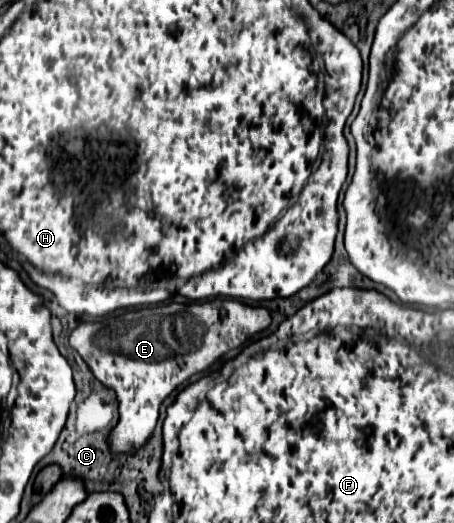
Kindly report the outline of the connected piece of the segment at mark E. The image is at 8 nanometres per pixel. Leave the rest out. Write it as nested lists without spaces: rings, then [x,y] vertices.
[[[214,300],[204,304],[164,304],[158,308],[132,310],[122,316],[110,316],[102,322],[82,322],[70,334],[70,346],[84,358],[94,378],[100,384],[114,390],[118,398],[118,424],[106,436],[106,442],[114,454],[136,454],[152,436],[162,402],[182,384],[188,382],[196,372],[204,372],[228,350],[240,348],[250,336],[266,330],[272,316],[266,308],[248,306],[236,300]]]

